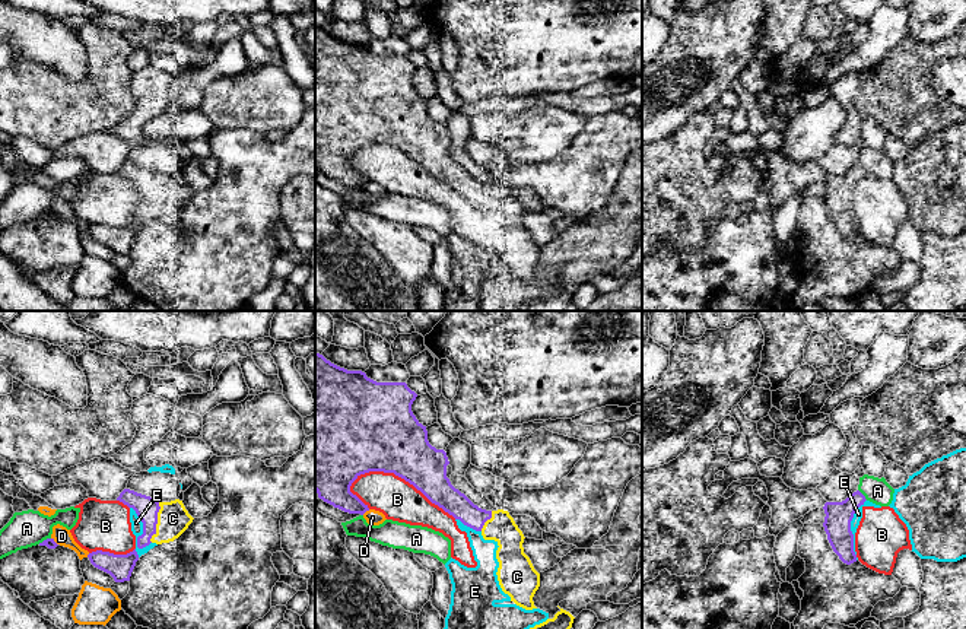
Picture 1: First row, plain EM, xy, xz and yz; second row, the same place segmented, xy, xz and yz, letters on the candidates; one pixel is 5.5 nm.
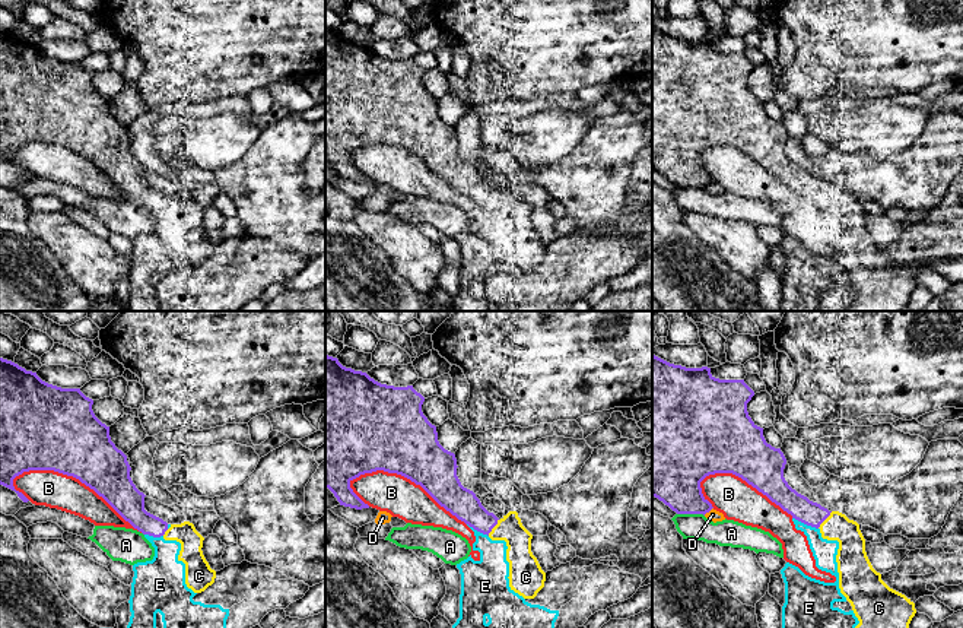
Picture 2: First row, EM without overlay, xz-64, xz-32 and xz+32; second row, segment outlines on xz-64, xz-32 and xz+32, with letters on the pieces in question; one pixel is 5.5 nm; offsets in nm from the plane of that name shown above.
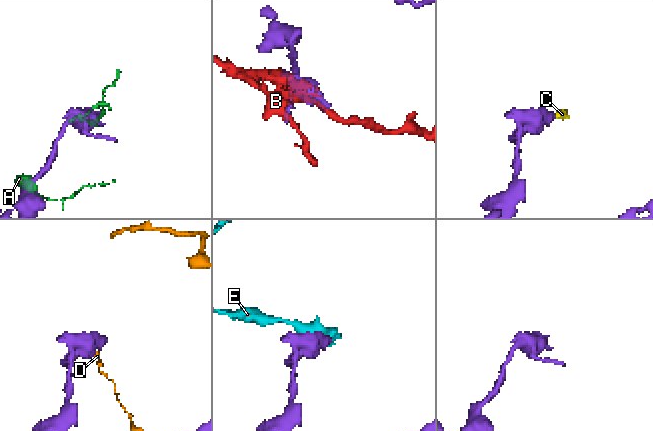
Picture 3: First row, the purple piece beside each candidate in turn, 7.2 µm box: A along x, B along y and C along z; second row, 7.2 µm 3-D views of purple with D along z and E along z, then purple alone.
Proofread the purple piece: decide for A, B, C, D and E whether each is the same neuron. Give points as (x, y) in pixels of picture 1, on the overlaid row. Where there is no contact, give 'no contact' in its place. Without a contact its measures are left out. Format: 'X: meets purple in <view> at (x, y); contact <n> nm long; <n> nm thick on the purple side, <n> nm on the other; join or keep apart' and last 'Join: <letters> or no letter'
A: meets purple in yz at (863, 495); contact 80 nm long; 150 nm thick on the purple side, 140 nm on the other; keep apart
B: meets purple in xz at (403, 477); contact 600 nm long; 380 nm thick on the purple side, 220 nm on the other; keep apart
C: meets purple in xy at (156, 523); contact 220 nm long; 130 nm thick on the purple side, 180 nm on the other; join
D: meets purple in xz at (365, 511); contact 50 nm long; 200 nm thick on the purple side, 90 nm on the other; keep apart
E: meets purple in xy at (143, 531); contact 280 nm long; 130 nm thick on the purple side, 60 nm on the other; keep apart
Join: C

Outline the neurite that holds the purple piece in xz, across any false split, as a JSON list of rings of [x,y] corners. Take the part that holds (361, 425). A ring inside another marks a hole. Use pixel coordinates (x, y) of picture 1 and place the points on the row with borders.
[[[315,353],[315,492],[324,502],[349,514],[369,511],[350,492],[352,483],[365,473],[394,473],[420,490],[432,503],[480,531],[484,540],[498,543],[498,581],[517,606],[533,610],[540,574],[524,553],[524,534],[508,511],[486,511],[455,489],[447,477],[447,452],[428,441],[428,431],[411,412],[417,394],[406,382],[376,382],[362,371],[340,368]]]

